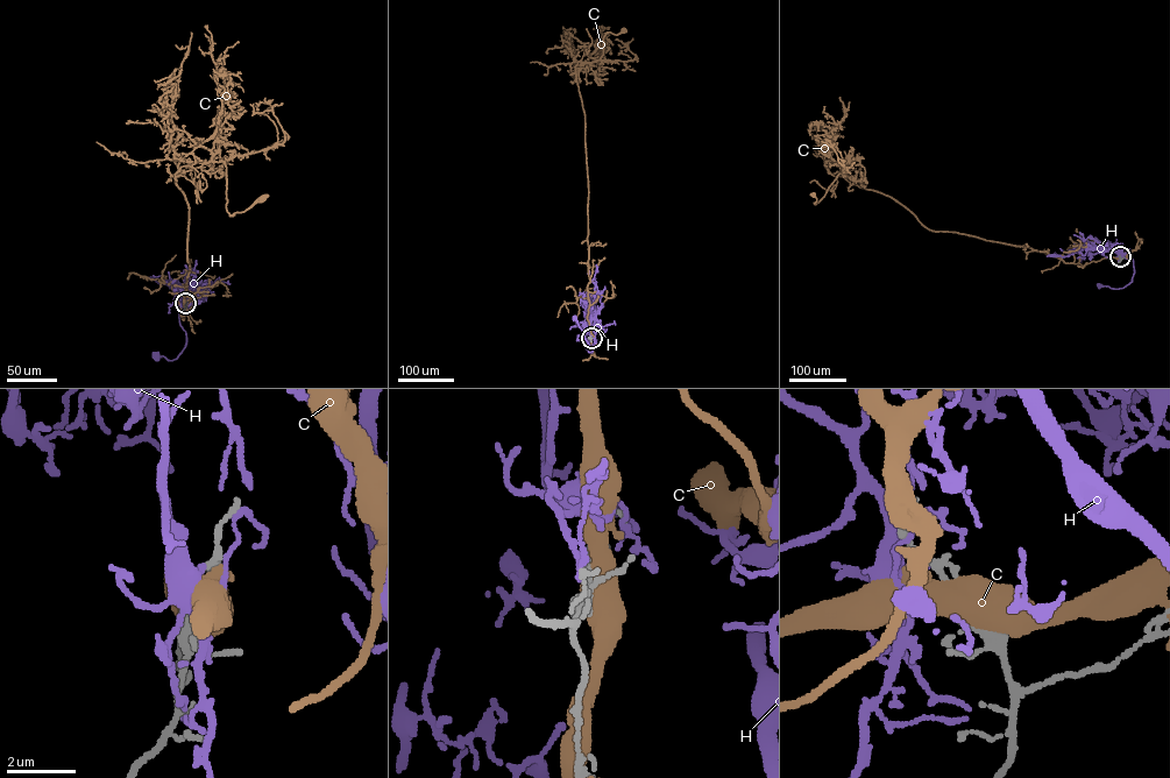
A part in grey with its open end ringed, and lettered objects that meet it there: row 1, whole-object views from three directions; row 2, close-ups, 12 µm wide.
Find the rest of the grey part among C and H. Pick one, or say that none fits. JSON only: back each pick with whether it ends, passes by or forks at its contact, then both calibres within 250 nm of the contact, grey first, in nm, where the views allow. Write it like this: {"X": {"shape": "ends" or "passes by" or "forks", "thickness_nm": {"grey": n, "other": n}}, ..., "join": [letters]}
{"H": {"shape": "ends", "thickness_nm": {"grey": 240, "other": 170}}, "join": ["H"]}

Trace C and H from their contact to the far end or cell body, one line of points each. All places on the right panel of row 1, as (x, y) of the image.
C: (1119, 256), (1082, 266), (1029, 247), (933, 231), (892, 198), (851, 184), (846, 174), (815, 204), (813, 195)
H: (1119, 256), (1117, 253), (1122, 252), (1133, 260), (1132, 281), (1119, 289), (1099, 284)

